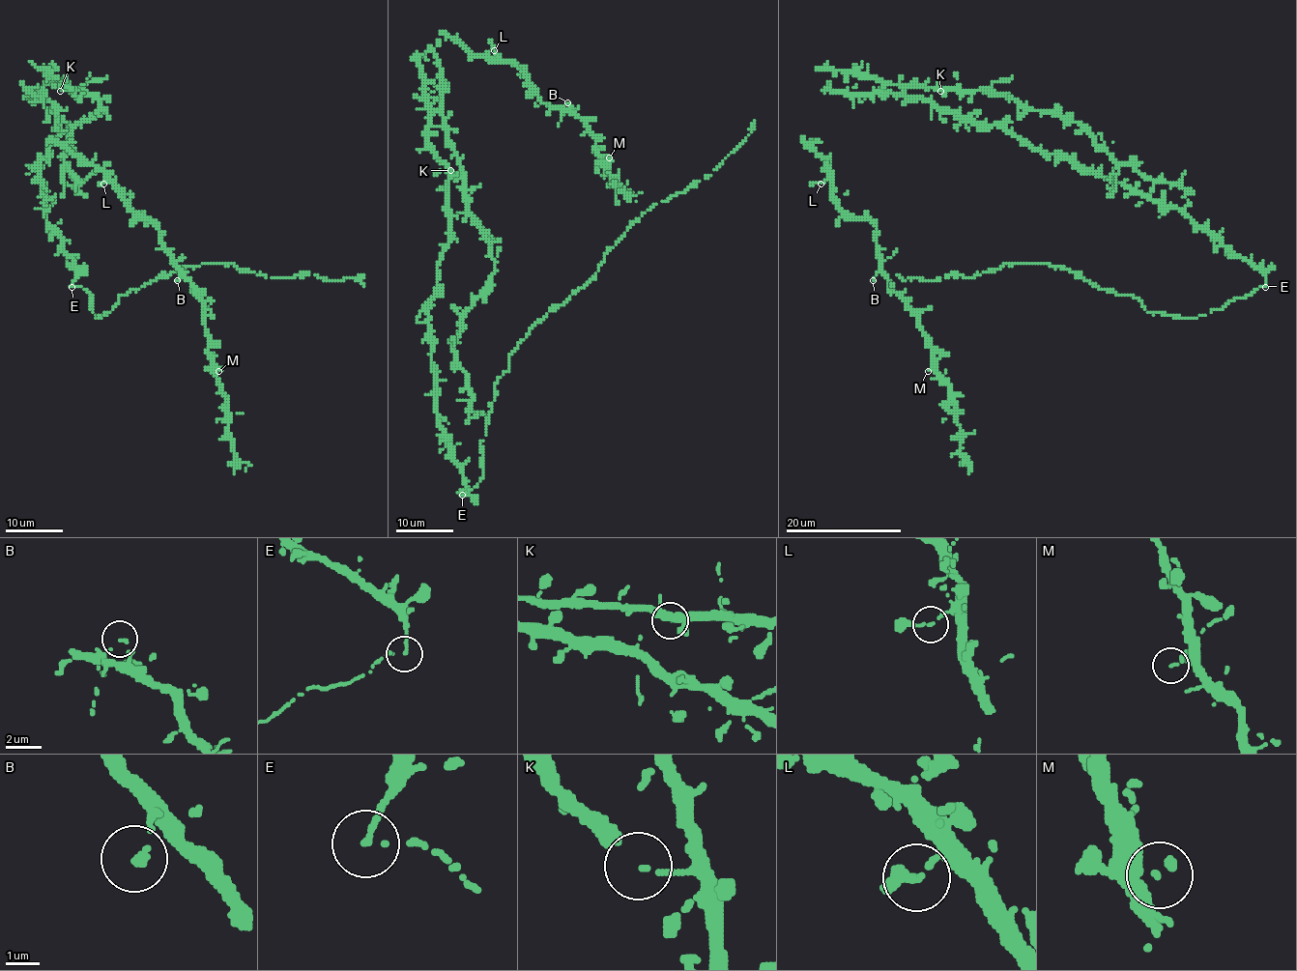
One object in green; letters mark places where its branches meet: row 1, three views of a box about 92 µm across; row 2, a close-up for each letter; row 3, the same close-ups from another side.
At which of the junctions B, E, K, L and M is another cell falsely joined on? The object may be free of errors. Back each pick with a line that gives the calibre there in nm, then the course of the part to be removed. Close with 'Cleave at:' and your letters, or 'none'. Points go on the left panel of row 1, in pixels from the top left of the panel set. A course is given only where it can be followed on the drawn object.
E: calibre 150 nm; course (72, 287), (92, 296), (91, 308), (100, 317), (119, 296), (203, 263), (267, 277), (360, 278), (364, 286)
Cleave at: E

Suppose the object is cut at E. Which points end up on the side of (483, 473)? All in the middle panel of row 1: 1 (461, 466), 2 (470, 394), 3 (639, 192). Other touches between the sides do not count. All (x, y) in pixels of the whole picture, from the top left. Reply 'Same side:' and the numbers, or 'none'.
Same side: none

